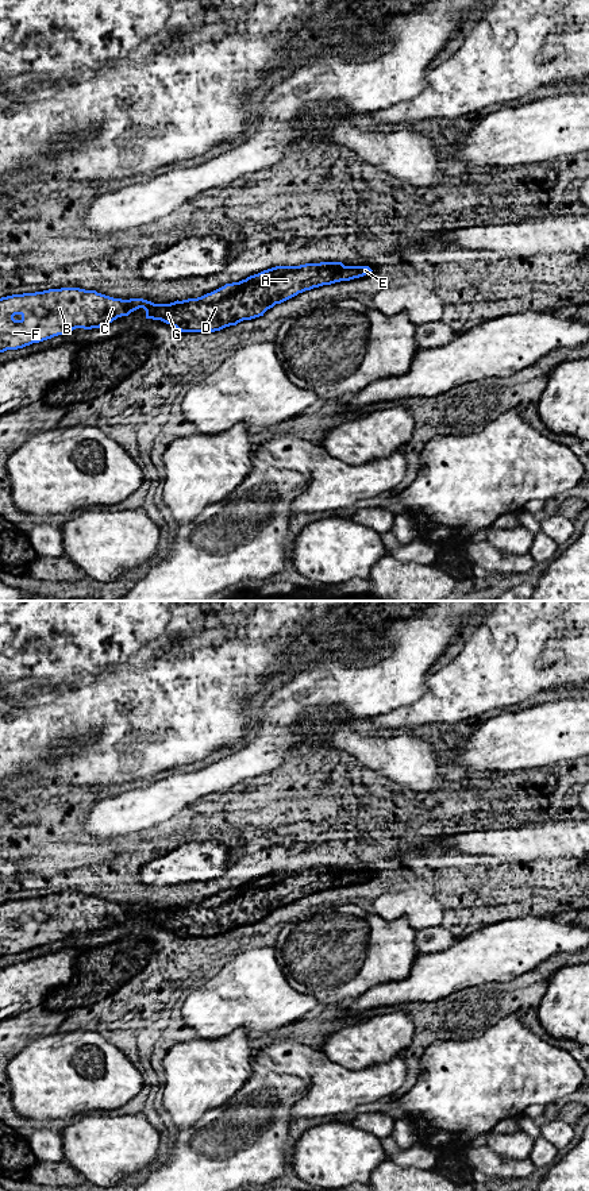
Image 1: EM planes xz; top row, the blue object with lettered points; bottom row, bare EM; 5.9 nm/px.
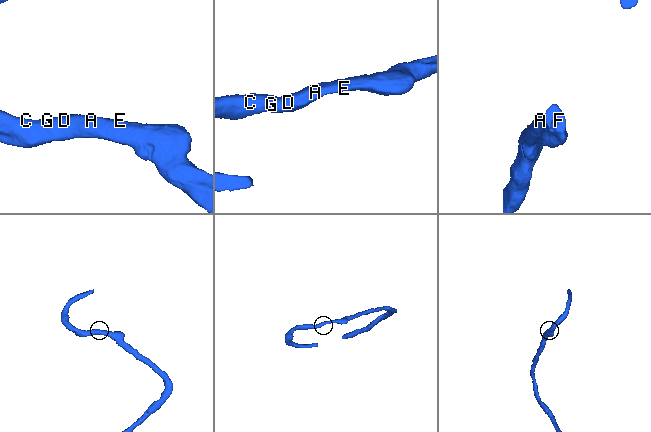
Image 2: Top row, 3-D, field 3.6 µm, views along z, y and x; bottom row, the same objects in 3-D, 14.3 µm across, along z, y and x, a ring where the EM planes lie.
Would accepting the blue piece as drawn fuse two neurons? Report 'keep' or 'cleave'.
keep

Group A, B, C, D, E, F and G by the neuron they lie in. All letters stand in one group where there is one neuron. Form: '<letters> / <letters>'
A B C D E F G

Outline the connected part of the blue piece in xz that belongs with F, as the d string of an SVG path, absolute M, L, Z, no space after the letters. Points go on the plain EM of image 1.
M342 867L305 868L300 871L276 871L250 880L239 887L224 891L197 903L154 909L143 903L113 903L96 895L80 893L49 894L35 898L12 899L0 903L0 957L18 955L58 940L69 938L76 933L92 934L112 928L118 922L128 921L143 913L146 924L161 925L181 937L215 937L243 925L251 925L299 898L363 882L373 875L369 871L344 871Z

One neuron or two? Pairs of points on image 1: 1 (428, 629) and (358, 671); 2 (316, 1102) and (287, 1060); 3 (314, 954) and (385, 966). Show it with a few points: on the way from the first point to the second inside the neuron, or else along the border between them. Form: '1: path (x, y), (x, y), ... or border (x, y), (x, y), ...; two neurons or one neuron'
1: path (411, 647), (387, 671), (376, 671); one neuron
2: path (316, 1089), (316, 1078), (300, 1062); one neuron
3: path (331, 954), (368, 954); one neuron

